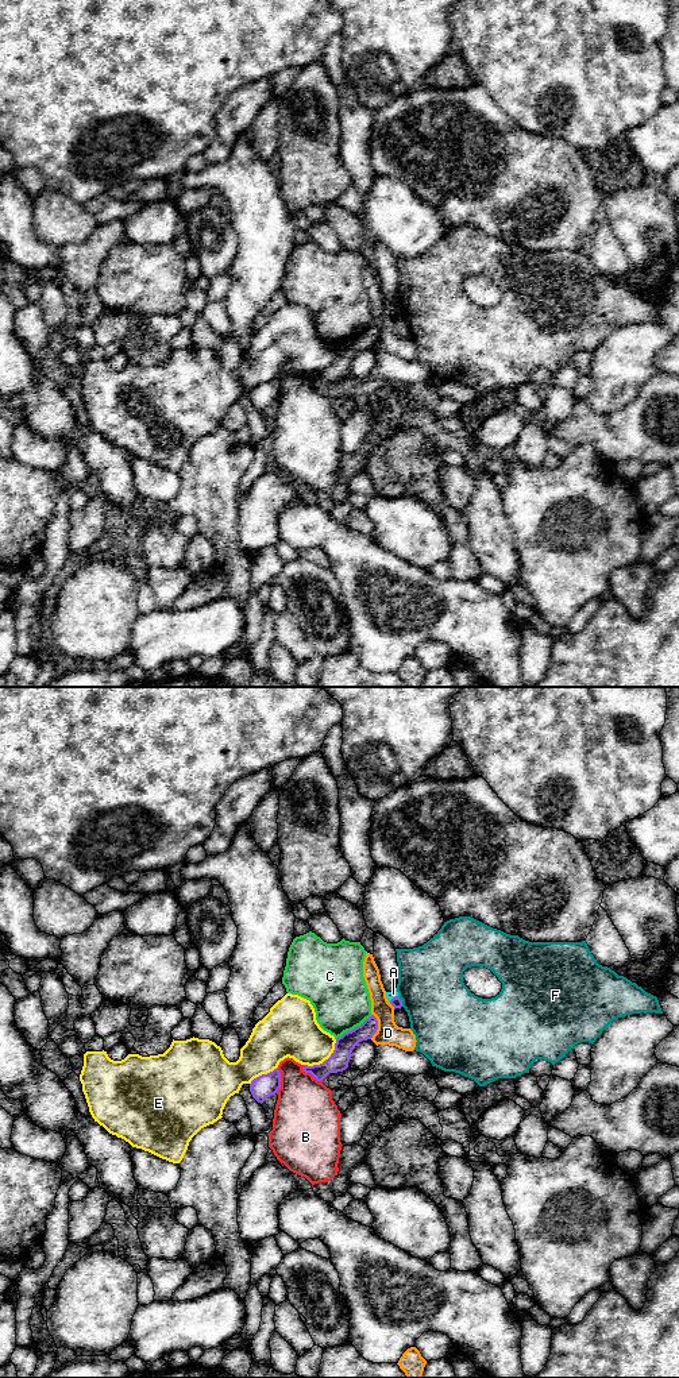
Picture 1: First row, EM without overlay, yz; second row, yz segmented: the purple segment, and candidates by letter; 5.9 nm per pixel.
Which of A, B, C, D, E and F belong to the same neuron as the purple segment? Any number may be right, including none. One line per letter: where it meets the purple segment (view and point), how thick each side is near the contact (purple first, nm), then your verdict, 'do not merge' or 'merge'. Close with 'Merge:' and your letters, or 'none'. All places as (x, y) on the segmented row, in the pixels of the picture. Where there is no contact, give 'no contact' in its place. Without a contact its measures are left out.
A: contact yz (393, 998); calibres 70 and 50 nm; do not merge
B: contact yz (311, 1073); calibres 120 and 360 nm; do not merge
C: contact yz (355, 1027); calibres 120 and 340 nm; do not merge
D: contact yz (377, 1026); calibres 120 and 140 nm; do not merge
E: contact yz (326, 1060); calibres 120 and 300 nm; do not merge
F: contact yz (401, 1000); calibres 70 and 400 nm; do not merge
Merge: none

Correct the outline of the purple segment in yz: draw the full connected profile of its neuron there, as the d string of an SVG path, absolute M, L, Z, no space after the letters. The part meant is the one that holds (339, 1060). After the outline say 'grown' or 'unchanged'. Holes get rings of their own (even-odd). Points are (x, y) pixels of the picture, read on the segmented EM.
M371 1015L360 1026L344 1032L336 1039L335 1050L328 1059L320 1065L304 1065L302 1070L310 1073L317 1081L323 1081L329 1073L346 1070L355 1046L362 1041L371 1039L377 1030L378 1020Z; unchanged

